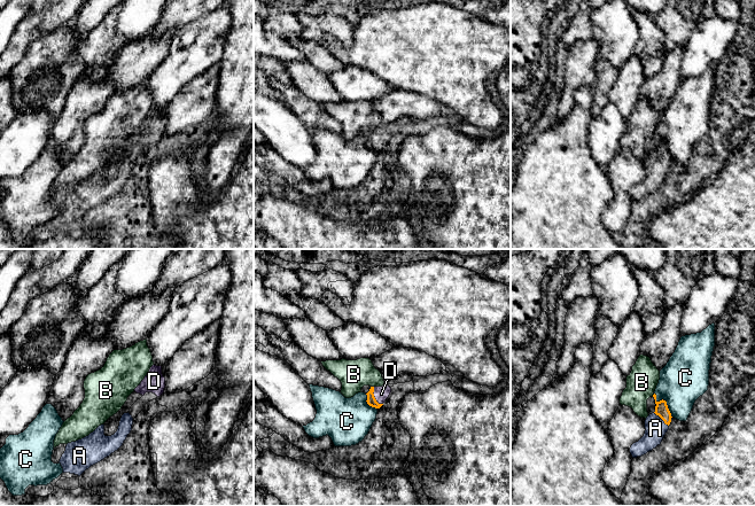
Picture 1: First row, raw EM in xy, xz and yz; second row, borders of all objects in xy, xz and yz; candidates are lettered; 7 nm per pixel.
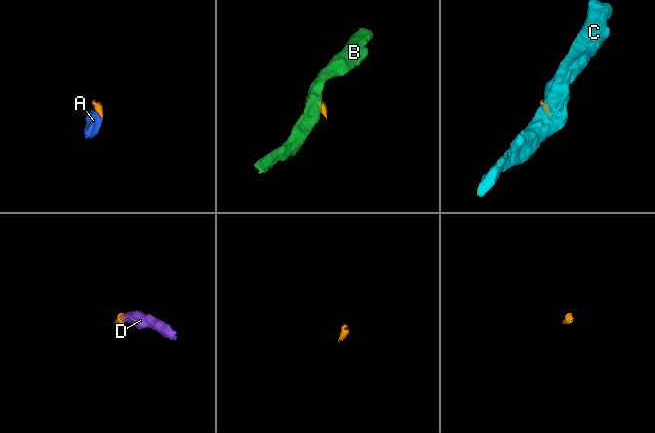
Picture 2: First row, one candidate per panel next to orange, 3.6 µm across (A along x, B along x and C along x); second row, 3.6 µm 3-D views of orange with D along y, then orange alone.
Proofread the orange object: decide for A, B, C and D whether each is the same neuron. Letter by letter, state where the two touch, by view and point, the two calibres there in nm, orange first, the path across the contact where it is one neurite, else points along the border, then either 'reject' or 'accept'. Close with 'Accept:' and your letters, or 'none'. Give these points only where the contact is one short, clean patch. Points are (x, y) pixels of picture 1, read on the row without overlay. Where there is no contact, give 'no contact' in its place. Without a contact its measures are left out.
A: contact yz (661, 161); calibres 90 and 140 nm; way yz (661, 152), (661, 161), (655, 171); accept
B: contact xz (372, 130); calibres 70 and 200 nm; border xz (371, 129), (373, 130); reject
C: contact yz (666, 145); calibres 90 and 320 nm; border yz (654, 135), (658, 143), (663, 142), (666, 145), (672, 160); reject
D: contact xz (374, 140); calibres 70 and 100 nm; way xz (371, 143), (374, 140), (381, 137); accept
Accept: A, D

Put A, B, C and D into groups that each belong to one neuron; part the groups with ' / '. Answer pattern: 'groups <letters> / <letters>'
groups A D / B / C

